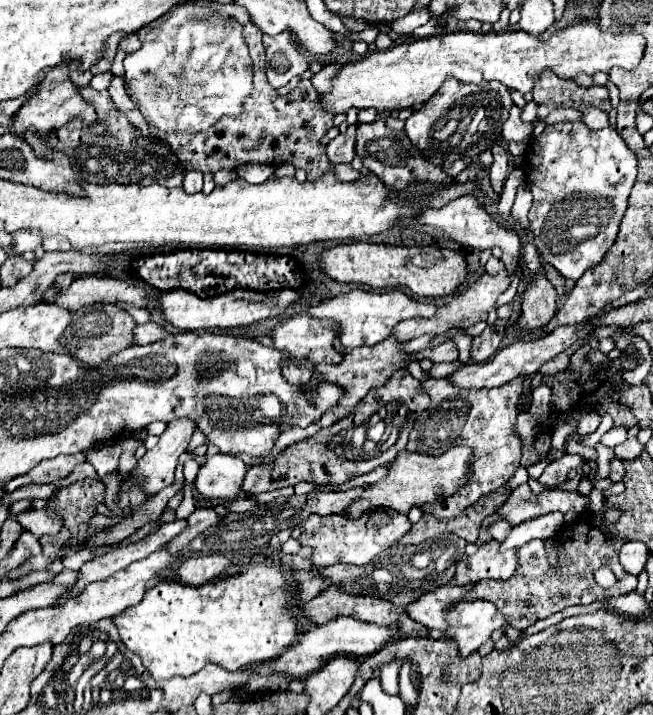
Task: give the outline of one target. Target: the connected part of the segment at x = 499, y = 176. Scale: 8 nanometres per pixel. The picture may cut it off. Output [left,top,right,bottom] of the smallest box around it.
[490,141,508,193]

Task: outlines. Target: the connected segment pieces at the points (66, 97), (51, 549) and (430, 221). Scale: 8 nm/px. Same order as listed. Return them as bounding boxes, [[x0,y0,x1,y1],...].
[[12,67,98,141],[44,479,106,557],[416,195,522,271]]

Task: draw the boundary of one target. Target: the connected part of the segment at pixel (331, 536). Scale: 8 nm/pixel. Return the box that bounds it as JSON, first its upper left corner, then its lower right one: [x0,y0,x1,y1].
[292,509,412,567]

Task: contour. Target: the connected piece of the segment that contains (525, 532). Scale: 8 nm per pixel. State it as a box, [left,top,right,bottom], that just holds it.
[502,511,564,551]

